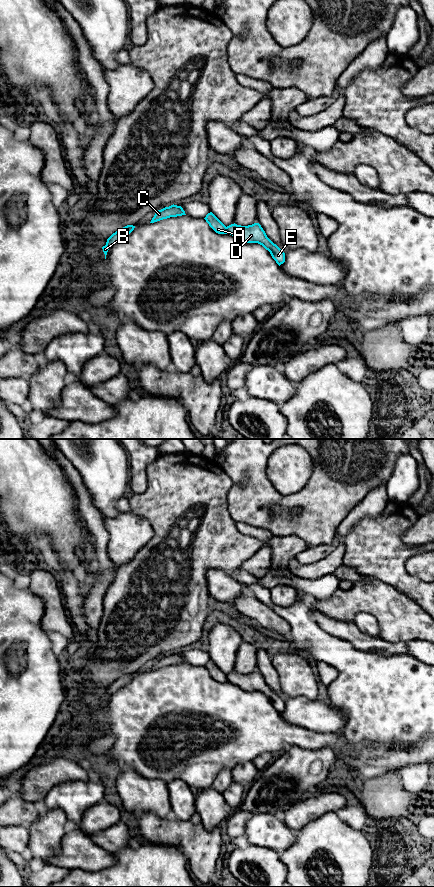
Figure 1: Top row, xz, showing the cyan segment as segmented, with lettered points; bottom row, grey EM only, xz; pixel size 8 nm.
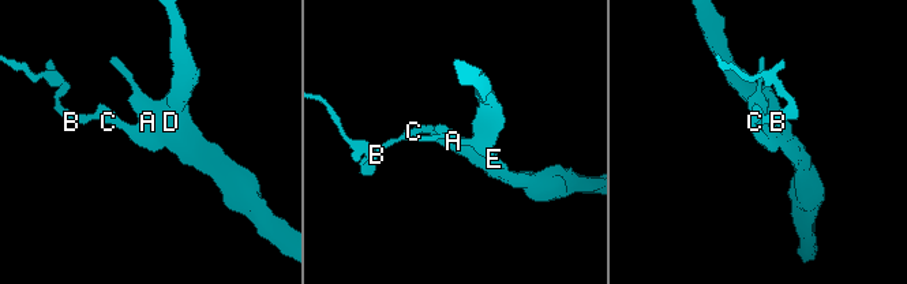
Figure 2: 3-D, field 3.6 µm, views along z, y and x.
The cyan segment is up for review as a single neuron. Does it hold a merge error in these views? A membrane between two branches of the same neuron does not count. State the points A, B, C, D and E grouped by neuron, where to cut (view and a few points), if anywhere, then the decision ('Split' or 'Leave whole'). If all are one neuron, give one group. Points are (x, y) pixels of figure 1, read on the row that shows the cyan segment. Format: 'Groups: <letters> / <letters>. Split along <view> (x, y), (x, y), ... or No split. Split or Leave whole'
Groups: A B C / D E. Split along xz (226, 227), (228, 233). Split

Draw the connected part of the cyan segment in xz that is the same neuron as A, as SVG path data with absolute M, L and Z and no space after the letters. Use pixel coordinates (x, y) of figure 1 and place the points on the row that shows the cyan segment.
M212 213L204 218L209 226L218 234L228 234L227 227Z

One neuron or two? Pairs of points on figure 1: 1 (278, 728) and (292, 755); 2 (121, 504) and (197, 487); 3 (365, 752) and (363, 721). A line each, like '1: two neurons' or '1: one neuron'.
1: two neurons
2: two neurons
3: one neuron

